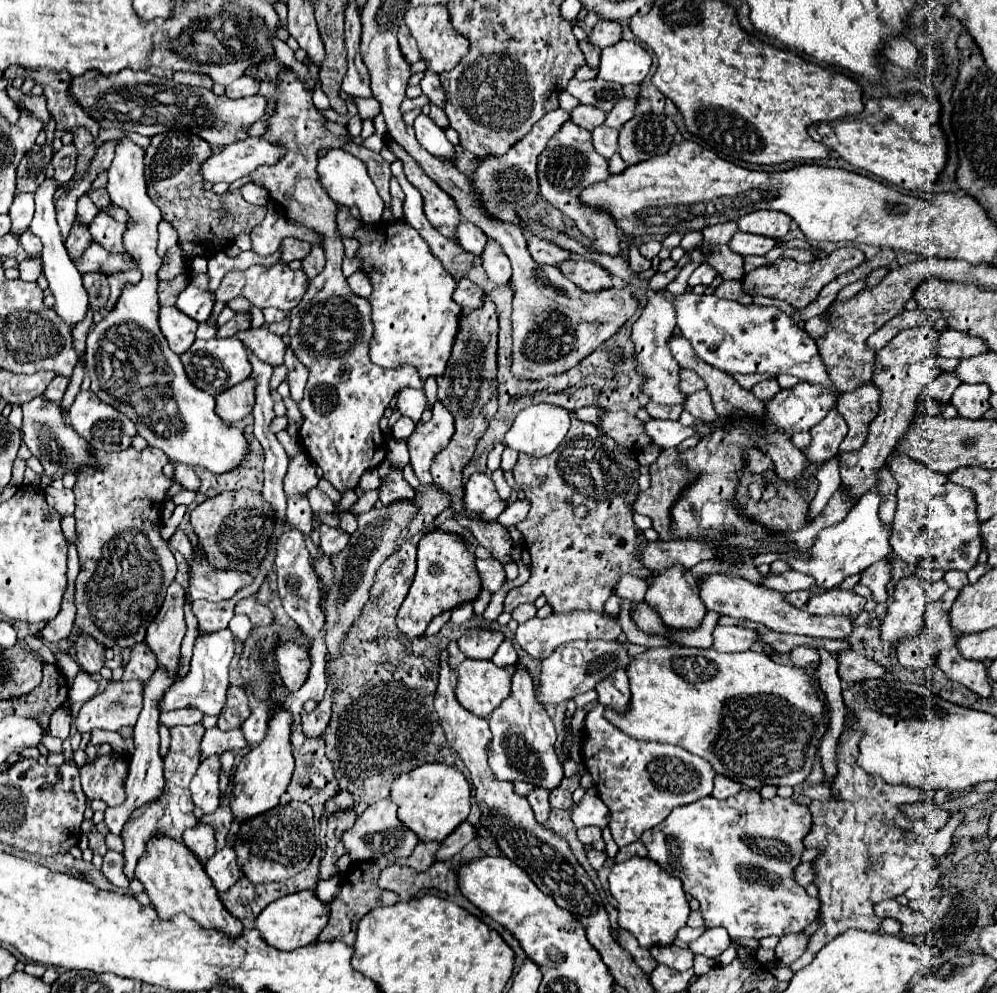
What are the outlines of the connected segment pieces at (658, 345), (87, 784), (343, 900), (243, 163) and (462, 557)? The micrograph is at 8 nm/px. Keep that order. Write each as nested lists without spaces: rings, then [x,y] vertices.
[[[653,294],[649,298],[649,304],[643,310],[641,318],[633,326],[633,342],[635,342],[635,350],[637,350],[637,362],[639,362],[637,370],[645,378],[641,390],[659,404],[683,406],[687,400],[687,394],[683,394],[679,388],[679,370],[681,368],[673,360],[669,346],[667,346],[667,342],[673,334],[673,328],[675,328],[675,308],[671,308],[671,304],[667,304],[667,300],[663,300],[663,296]]]
[[[113,752],[81,768],[81,784],[87,800],[103,800],[107,806],[119,806],[125,800],[123,780],[127,776],[127,758]]]
[[[369,860],[369,862],[357,862],[353,868],[351,868],[351,874],[349,874],[349,882],[345,882],[341,886],[341,892],[339,896],[329,904],[331,908],[331,918],[329,918],[329,924],[327,928],[319,934],[319,942],[327,942],[327,940],[341,940],[345,942],[347,946],[353,946],[355,942],[355,932],[357,932],[357,922],[367,914],[371,912],[373,908],[377,906],[391,906],[397,900],[397,894],[395,892],[389,892],[389,890],[381,890],[377,886],[377,878],[381,874],[383,868],[391,866],[389,860]]]
[[[247,138],[235,144],[225,146],[219,154],[209,156],[203,166],[201,174],[209,182],[227,182],[233,184],[235,180],[249,176],[259,166],[273,166],[285,156],[285,148],[261,140],[261,138]]]
[[[433,530],[427,532],[417,544],[417,572],[397,612],[397,626],[407,638],[419,638],[425,634],[427,624],[441,612],[453,610],[455,606],[475,600],[481,592],[481,580],[475,570],[475,554],[467,550],[465,540],[457,534]]]

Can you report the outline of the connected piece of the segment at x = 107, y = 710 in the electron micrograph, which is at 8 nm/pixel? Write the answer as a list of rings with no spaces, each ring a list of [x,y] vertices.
[[[111,680],[101,694],[93,696],[89,702],[83,704],[75,718],[75,726],[81,734],[91,732],[93,728],[119,730],[125,726],[134,727],[141,712],[141,704],[143,682]]]

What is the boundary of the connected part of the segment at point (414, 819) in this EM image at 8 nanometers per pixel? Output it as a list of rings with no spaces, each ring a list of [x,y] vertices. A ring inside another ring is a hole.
[[[423,764],[399,780],[391,788],[391,800],[399,806],[399,820],[411,828],[423,842],[441,842],[447,838],[469,814],[471,788],[461,770],[449,764]]]

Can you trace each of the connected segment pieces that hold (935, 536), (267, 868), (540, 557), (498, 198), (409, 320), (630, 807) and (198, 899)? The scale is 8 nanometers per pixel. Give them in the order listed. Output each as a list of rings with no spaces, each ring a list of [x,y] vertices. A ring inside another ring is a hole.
[[[895,454],[889,458],[889,468],[899,484],[897,490],[897,512],[891,524],[889,544],[893,552],[911,566],[941,568],[941,570],[963,570],[969,572],[981,554],[979,520],[975,514],[975,500],[967,488],[951,484],[945,474],[933,472],[903,460]]]
[[[289,802],[271,808],[263,816],[255,816],[243,822],[237,834],[235,854],[241,872],[253,884],[281,882],[307,868],[315,854],[315,834],[313,834],[313,812],[311,806],[303,802]]]
[[[569,412],[569,416],[571,416],[569,434],[565,436],[563,444],[559,444],[559,448],[557,448],[551,456],[533,458],[533,456],[523,456],[523,454],[519,454],[519,460],[517,460],[517,464],[515,464],[515,468],[513,468],[515,482],[525,490],[525,496],[527,496],[527,500],[529,500],[529,504],[531,504],[531,508],[529,508],[529,512],[527,512],[527,518],[521,520],[521,522],[517,524],[517,530],[523,534],[525,546],[527,546],[527,550],[529,550],[529,554],[531,554],[531,578],[527,580],[527,584],[523,584],[521,588],[513,588],[513,590],[507,594],[507,598],[505,598],[505,612],[513,612],[519,604],[535,602],[535,598],[541,596],[541,594],[545,594],[545,598],[547,598],[547,602],[551,604],[553,612],[567,612],[567,610],[575,610],[575,608],[593,608],[593,612],[603,612],[605,600],[607,600],[611,594],[615,594],[615,586],[617,586],[617,582],[619,582],[619,578],[621,578],[623,574],[633,574],[633,576],[643,578],[643,580],[647,580],[647,576],[651,576],[651,570],[645,568],[643,562],[639,560],[639,548],[637,548],[637,546],[643,544],[643,542],[647,542],[647,538],[643,536],[643,530],[639,530],[639,528],[635,526],[635,522],[633,522],[633,508],[631,508],[631,504],[635,502],[635,498],[637,498],[637,494],[639,494],[639,484],[637,484],[637,478],[639,478],[639,462],[637,462],[637,456],[635,456],[633,452],[629,452],[627,448],[623,448],[621,444],[617,444],[611,436],[603,434],[595,424],[581,422],[581,420],[575,416],[575,412]],[[575,504],[587,506],[589,514],[587,514],[585,520],[575,520],[575,516],[571,516],[571,508],[575,508]]]
[[[559,108],[555,112],[549,112],[505,156],[499,156],[499,158],[491,156],[487,160],[479,160],[479,168],[475,170],[473,180],[475,180],[475,184],[479,184],[479,192],[483,192],[483,206],[487,208],[487,212],[491,212],[493,216],[499,216],[499,220],[507,220],[507,222],[519,224],[519,216],[523,214],[523,208],[529,206],[531,202],[535,202],[535,198],[539,196],[537,156],[545,150],[545,146],[551,140],[551,136],[567,120],[571,120],[571,112],[567,112],[567,110]]]
[[[361,220],[361,228],[355,230],[353,238],[359,240],[359,248],[355,252],[355,258],[359,258],[361,266],[359,270],[365,272],[371,280],[373,292],[367,296],[371,304],[371,322],[373,322],[373,340],[369,342],[369,360],[383,368],[399,368],[399,366],[413,366],[417,368],[421,380],[425,382],[429,376],[437,378],[445,374],[453,340],[459,332],[459,314],[463,308],[451,298],[455,290],[453,276],[447,276],[443,272],[443,266],[431,250],[427,248],[427,242],[407,224],[405,220],[393,220],[393,222],[377,222],[371,230],[365,228]]]
[[[595,708],[585,718],[581,754],[601,800],[609,804],[609,830],[619,848],[639,840],[645,830],[663,822],[675,806],[701,800],[709,796],[713,788],[715,770],[707,760],[679,746],[635,740],[607,722],[601,708]]]
[[[165,834],[153,836],[145,846],[143,856],[139,858],[135,876],[143,882],[145,892],[149,894],[153,906],[163,918],[171,918],[177,912],[185,912],[201,926],[219,928],[223,932],[229,932],[229,936],[239,936],[239,932],[243,930],[243,924],[239,924],[239,920],[233,920],[233,916],[223,908],[223,904],[219,904],[219,896],[215,892],[215,886],[211,884],[211,878],[203,870],[203,864],[197,860],[197,856],[191,854],[191,850],[187,850],[183,842],[173,840]]]

